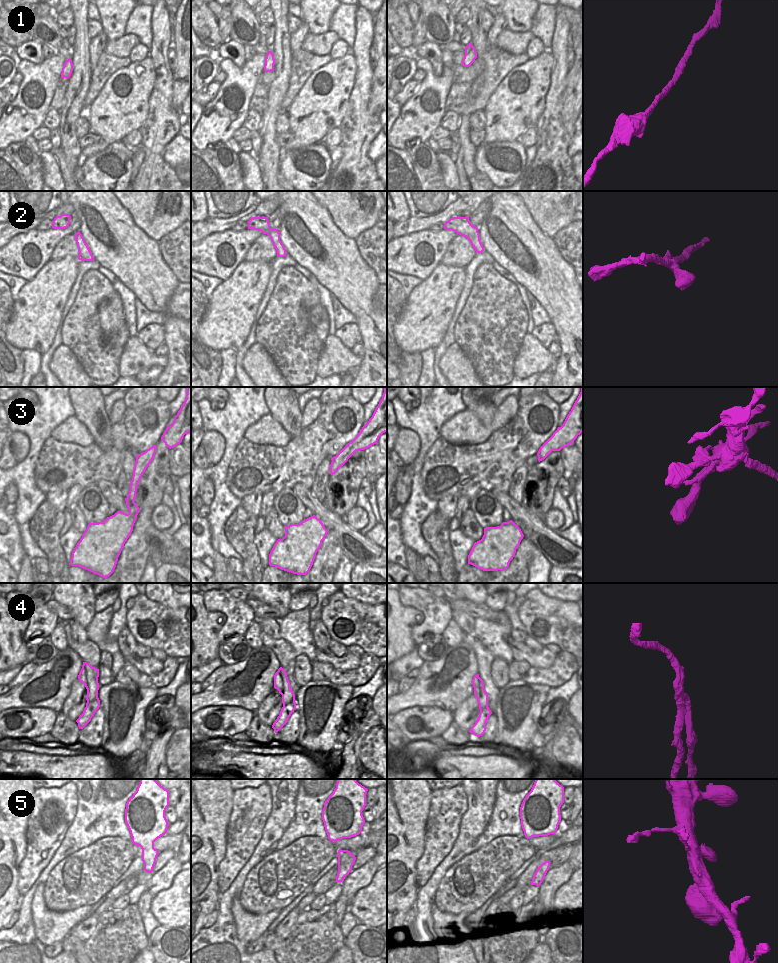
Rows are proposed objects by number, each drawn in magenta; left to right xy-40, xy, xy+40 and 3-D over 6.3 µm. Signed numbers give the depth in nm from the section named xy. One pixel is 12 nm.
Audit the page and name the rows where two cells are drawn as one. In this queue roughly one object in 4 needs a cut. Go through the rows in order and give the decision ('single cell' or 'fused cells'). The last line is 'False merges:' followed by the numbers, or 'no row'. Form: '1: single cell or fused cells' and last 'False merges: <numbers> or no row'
1: single cell
2: single cell
3: single cell
4: fused cells
5: single cell
False merges: 4

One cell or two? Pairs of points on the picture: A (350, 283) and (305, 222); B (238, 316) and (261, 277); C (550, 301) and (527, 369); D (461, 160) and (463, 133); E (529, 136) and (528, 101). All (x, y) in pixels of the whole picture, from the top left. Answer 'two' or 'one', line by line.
A: one
B: one
C: two
D: one
E: two

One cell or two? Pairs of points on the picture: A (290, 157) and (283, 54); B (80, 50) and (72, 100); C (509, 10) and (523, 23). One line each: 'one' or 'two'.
A: two
B: one
C: one

